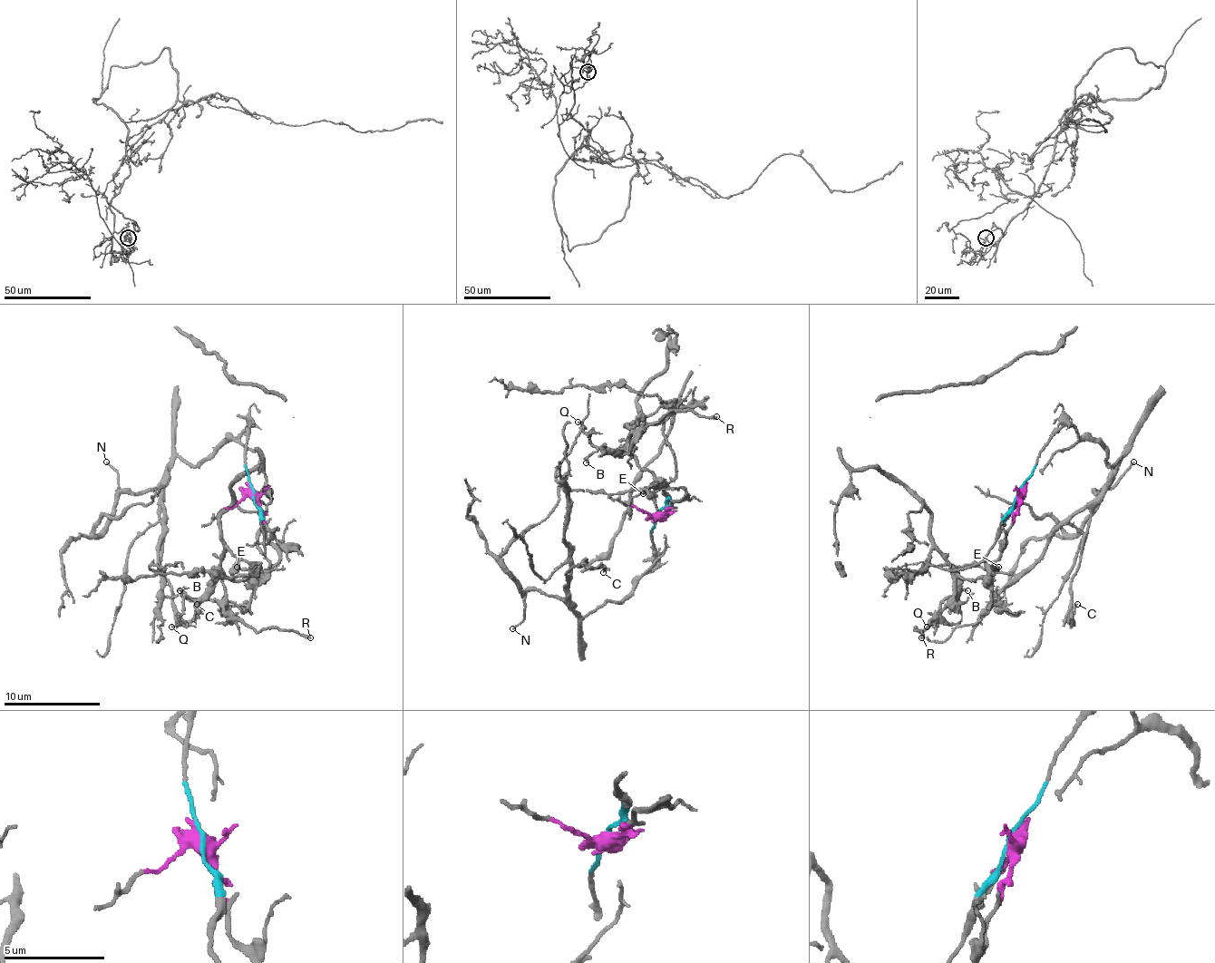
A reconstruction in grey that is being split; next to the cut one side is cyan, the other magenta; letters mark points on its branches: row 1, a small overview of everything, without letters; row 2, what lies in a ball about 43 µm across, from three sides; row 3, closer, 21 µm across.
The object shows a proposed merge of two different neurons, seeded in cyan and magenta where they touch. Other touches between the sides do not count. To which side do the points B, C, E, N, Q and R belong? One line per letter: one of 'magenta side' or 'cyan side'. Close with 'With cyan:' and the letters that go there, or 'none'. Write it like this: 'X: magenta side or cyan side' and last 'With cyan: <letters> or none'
B: magenta side
C: cyan side
E: magenta side
N: cyan side
Q: magenta side
R: magenta side
With cyan: C, N

